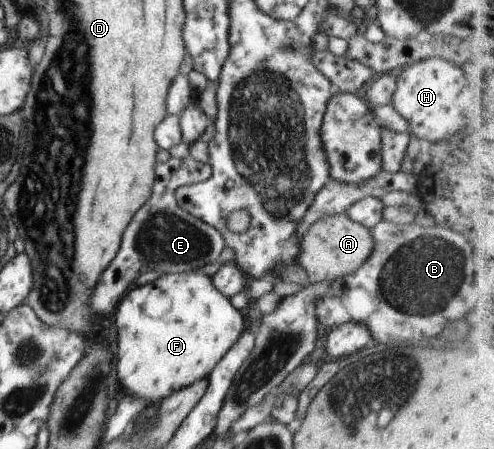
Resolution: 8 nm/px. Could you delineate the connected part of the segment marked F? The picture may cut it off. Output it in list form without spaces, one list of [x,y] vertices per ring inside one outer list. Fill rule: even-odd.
[[[199,271],[163,274],[152,284],[130,288],[118,303],[114,317],[118,326],[116,384],[118,388],[124,386],[124,392],[148,398],[150,402],[166,400],[170,394],[208,378],[247,329],[245,313],[232,306],[230,299],[214,288],[210,276]]]

